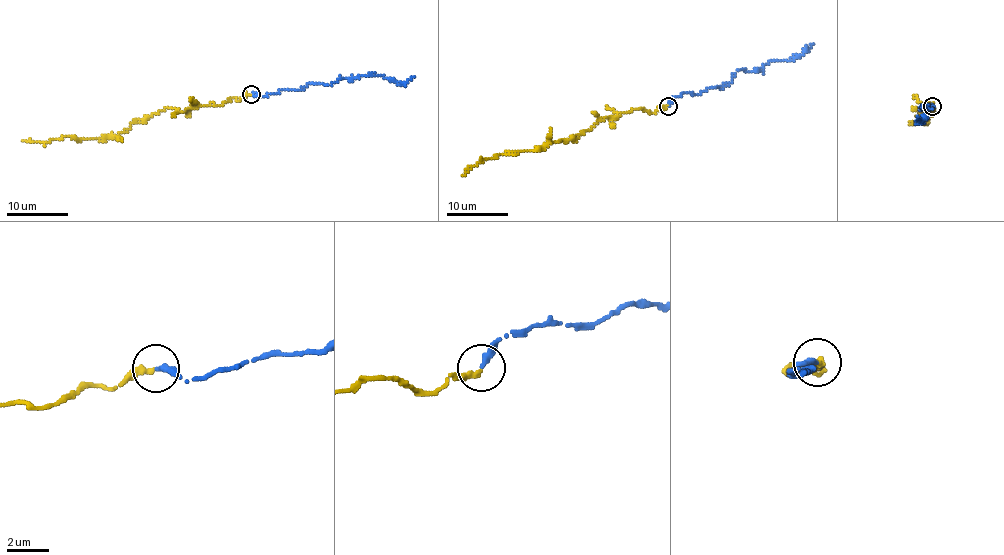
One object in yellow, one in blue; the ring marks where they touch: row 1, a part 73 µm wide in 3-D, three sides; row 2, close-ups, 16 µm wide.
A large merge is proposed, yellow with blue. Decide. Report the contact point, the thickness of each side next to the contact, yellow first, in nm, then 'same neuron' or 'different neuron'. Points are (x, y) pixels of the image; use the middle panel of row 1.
(668, 106) | 280/300 nm | same neuron

